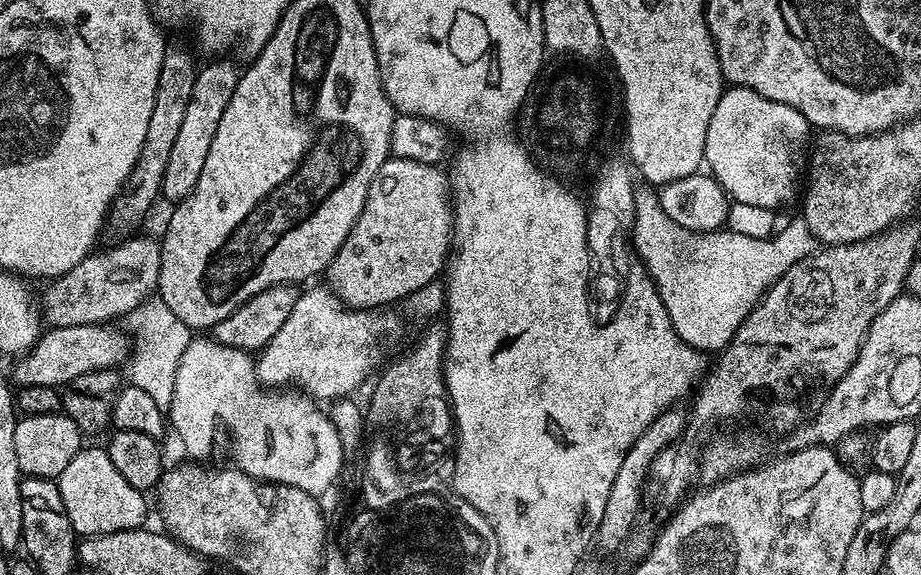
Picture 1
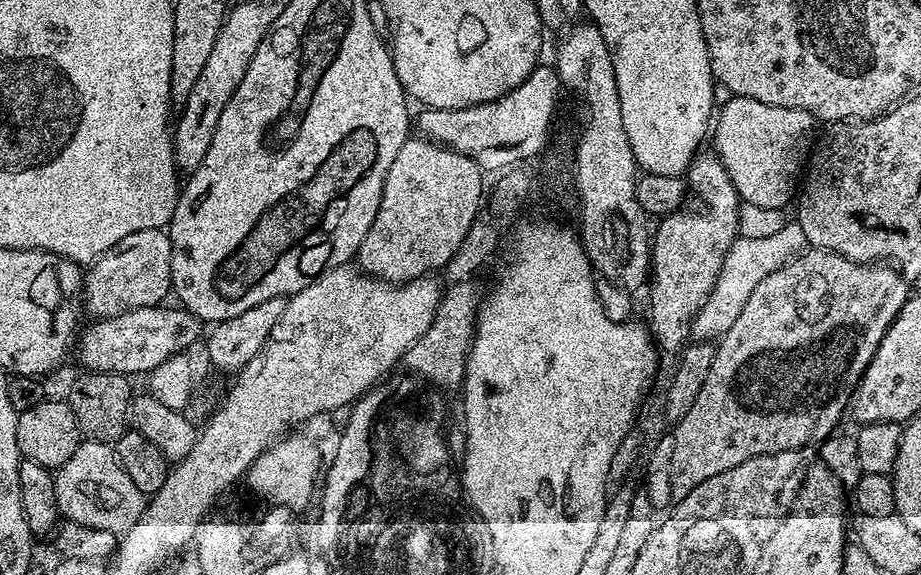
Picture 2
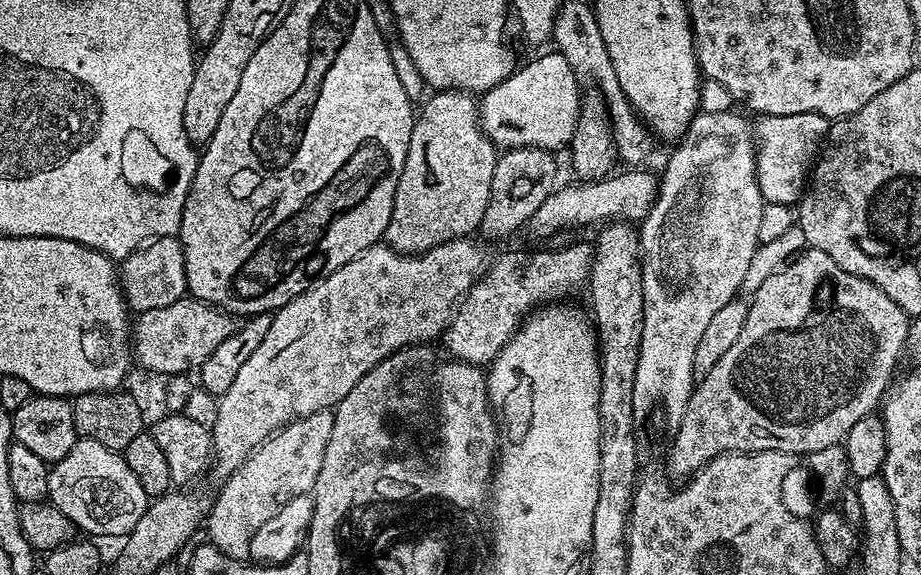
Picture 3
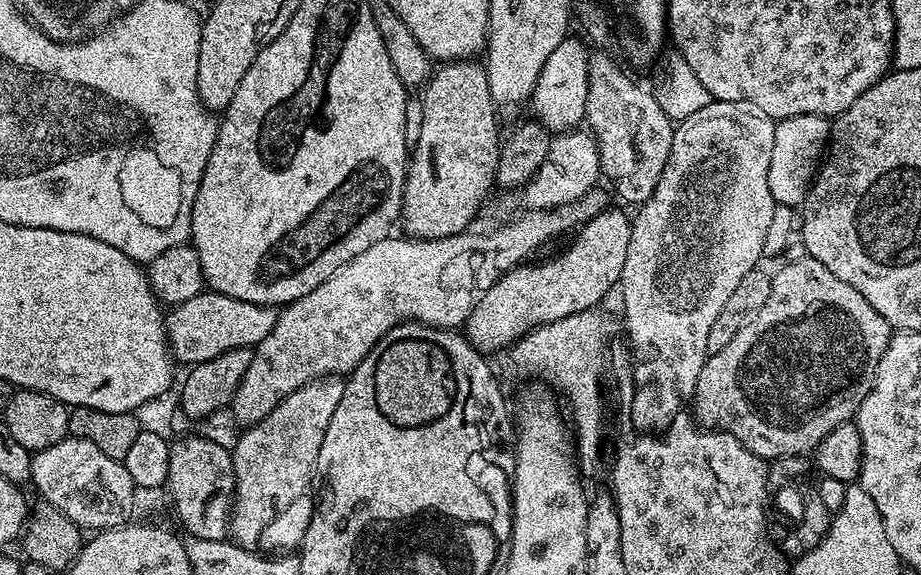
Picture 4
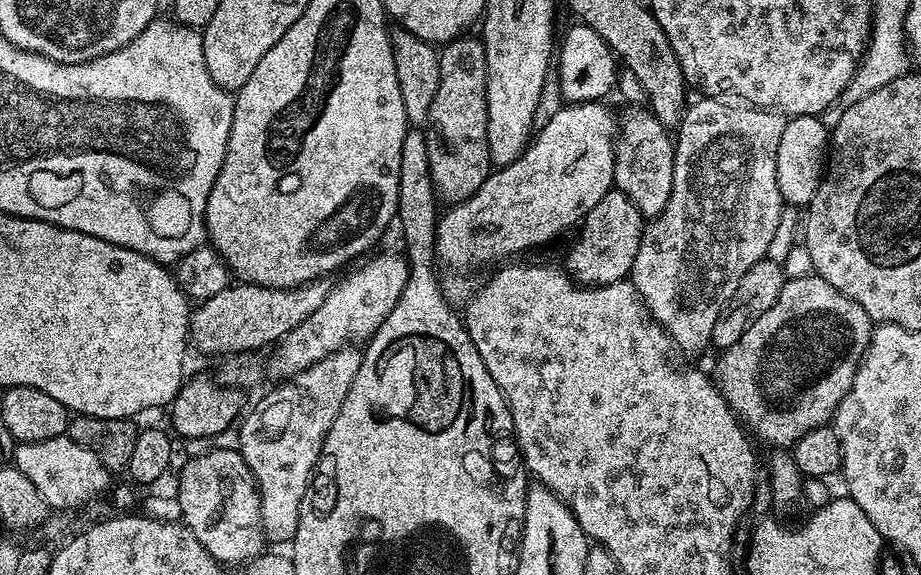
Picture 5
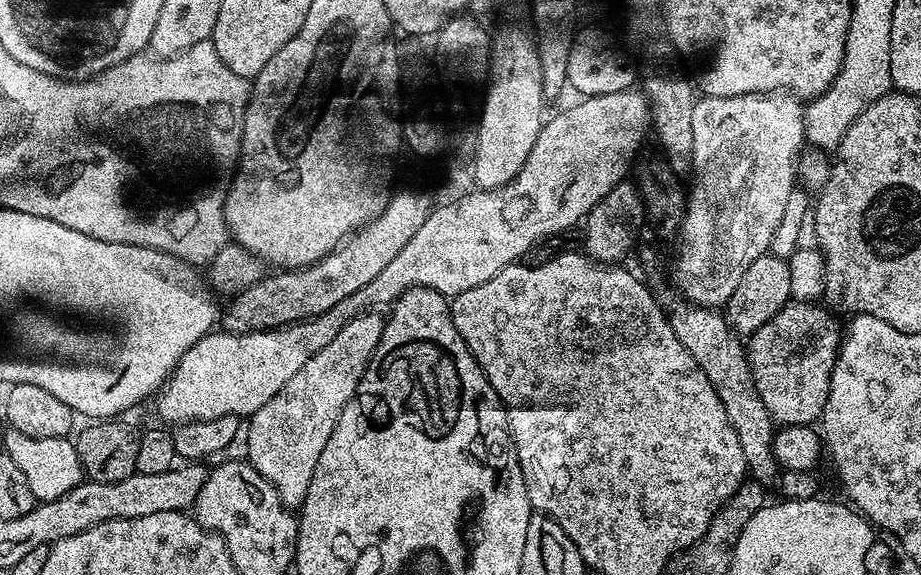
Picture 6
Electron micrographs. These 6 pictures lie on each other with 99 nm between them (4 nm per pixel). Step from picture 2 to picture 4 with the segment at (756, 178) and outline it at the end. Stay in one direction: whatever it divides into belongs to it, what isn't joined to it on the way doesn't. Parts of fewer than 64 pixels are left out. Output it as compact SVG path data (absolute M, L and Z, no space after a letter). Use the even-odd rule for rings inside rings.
M795 116L779 121L774 130L774 155L770 157L770 194L777 205L803 205L808 190L818 171L818 165L826 152L830 135L830 120L827 116Z

